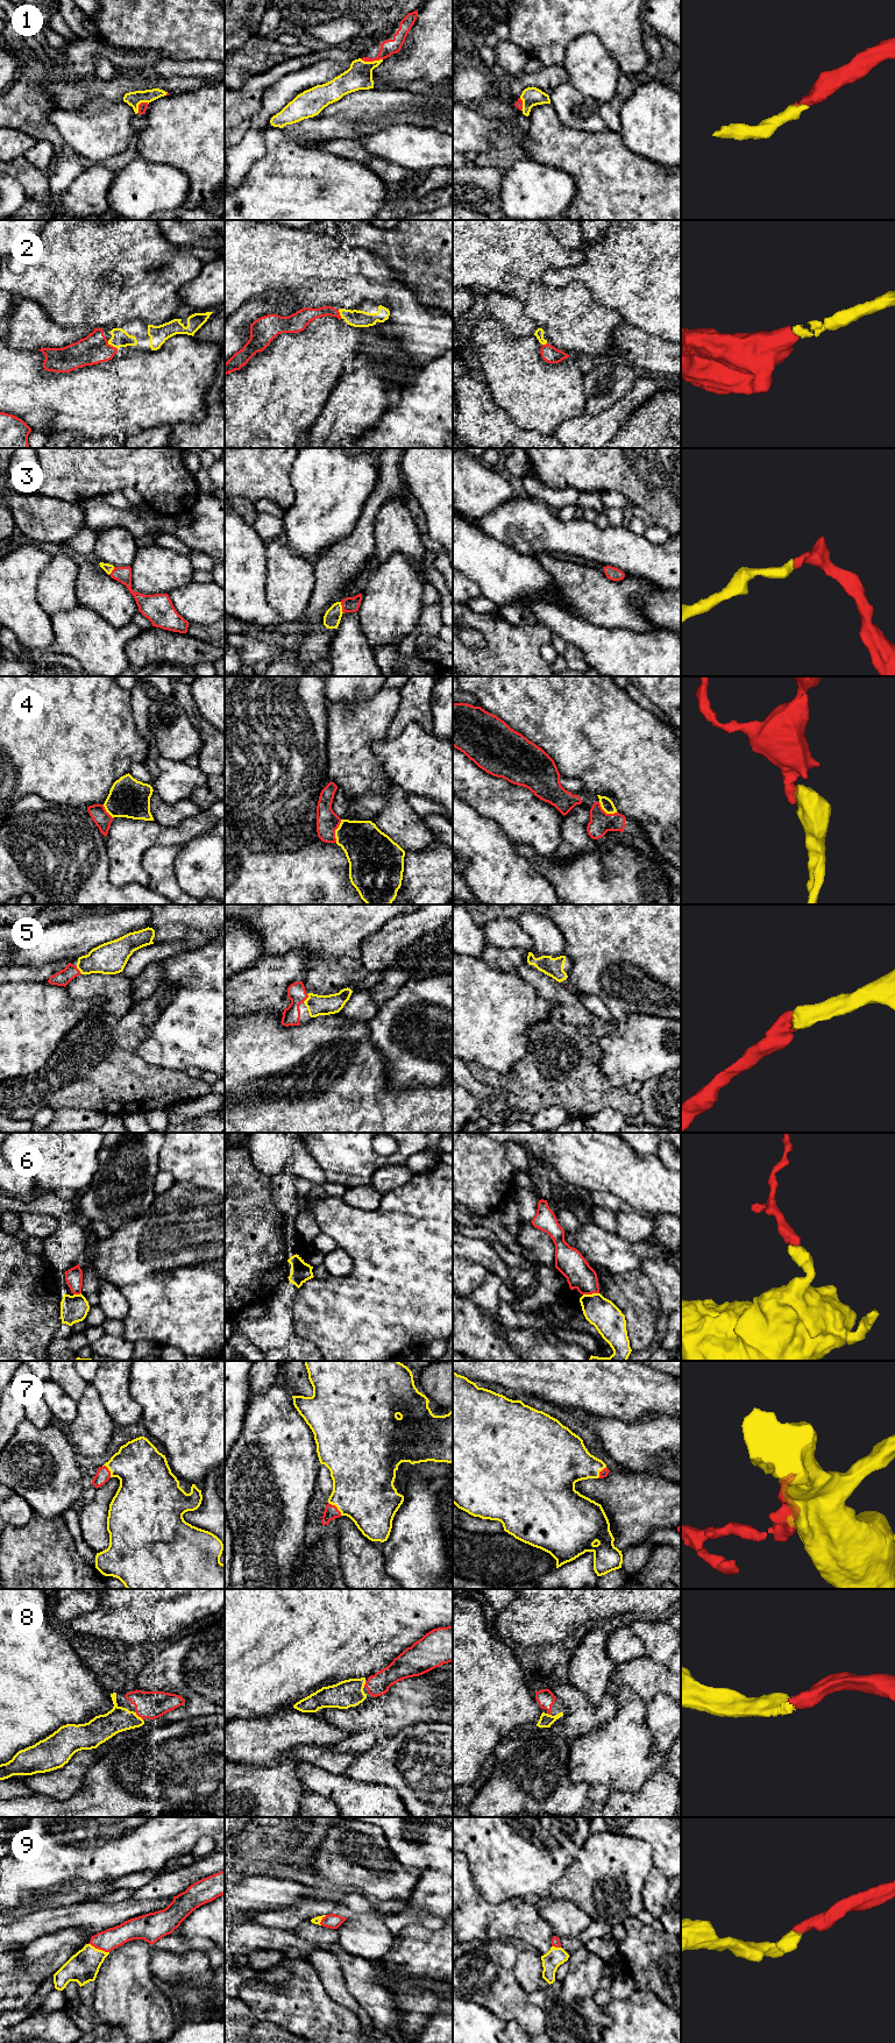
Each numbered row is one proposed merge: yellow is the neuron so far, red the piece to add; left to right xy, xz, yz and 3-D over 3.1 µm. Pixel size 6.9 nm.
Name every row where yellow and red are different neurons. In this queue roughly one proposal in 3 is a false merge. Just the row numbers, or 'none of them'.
6

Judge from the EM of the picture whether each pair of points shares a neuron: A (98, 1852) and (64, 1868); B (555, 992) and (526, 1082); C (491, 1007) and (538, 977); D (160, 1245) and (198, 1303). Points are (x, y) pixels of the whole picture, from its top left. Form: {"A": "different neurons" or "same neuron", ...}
{"A": "same neuron", "B": "different neurons", "C": "different neurons", "D": "same neuron"}

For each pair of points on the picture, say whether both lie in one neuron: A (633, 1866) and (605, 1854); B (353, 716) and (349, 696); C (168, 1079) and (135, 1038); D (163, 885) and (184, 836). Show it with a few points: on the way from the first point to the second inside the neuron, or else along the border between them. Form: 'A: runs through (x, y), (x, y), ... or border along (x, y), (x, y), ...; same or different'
A: runs through (626, 1866), (623, 1866), (612, 1856); same
B: border along (376, 693), (352, 704), (327, 704); different
C: runs through (154, 1079), (130, 1057), (130, 1052); same
D: border along (179, 844), (151, 845); different

